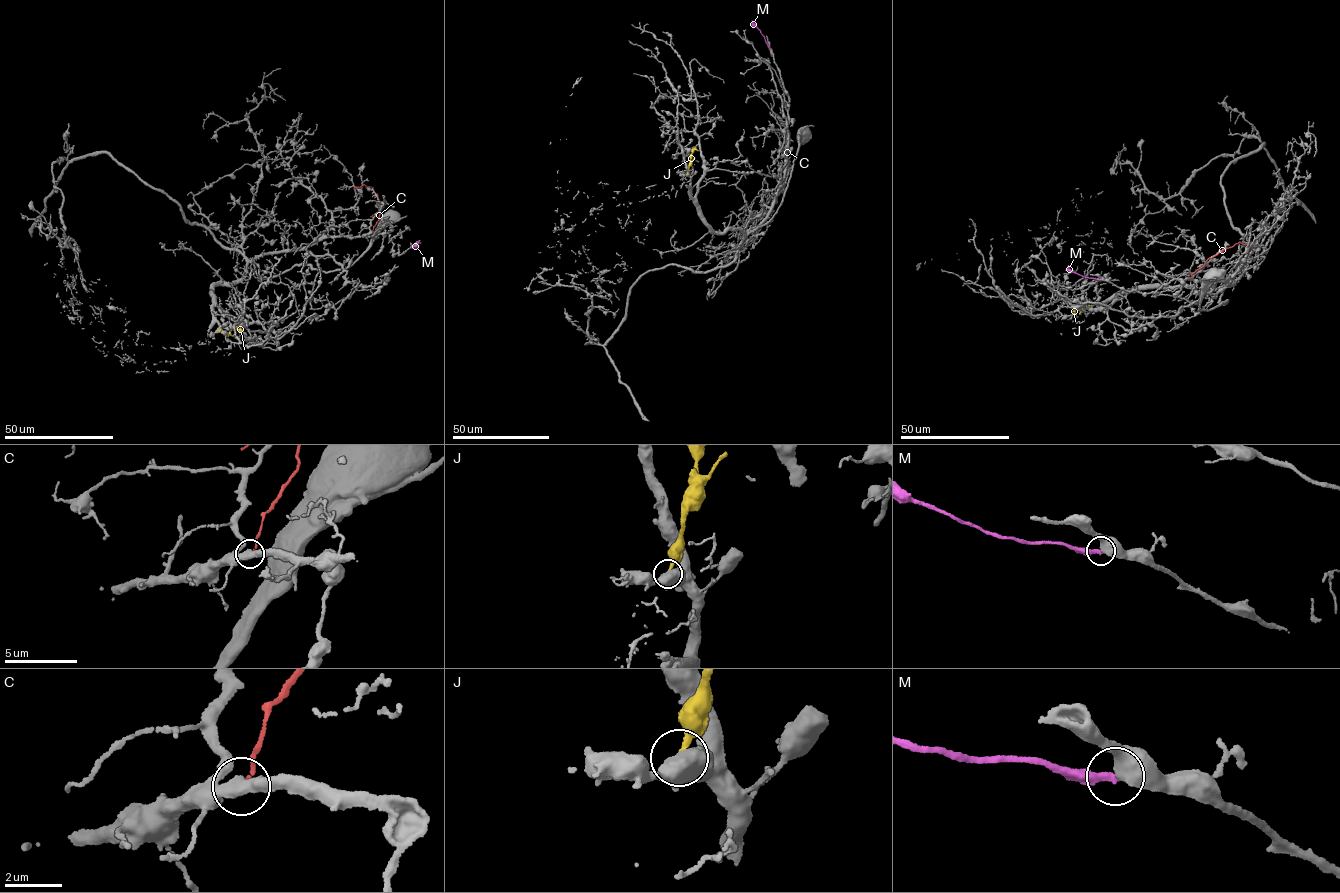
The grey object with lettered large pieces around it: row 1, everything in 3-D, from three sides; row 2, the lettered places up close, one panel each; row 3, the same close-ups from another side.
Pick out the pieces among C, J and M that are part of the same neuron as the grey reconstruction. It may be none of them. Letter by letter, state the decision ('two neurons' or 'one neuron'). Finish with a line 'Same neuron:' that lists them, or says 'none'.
C: two neurons
J: two neurons
M: two neurons
Same neuron: none

